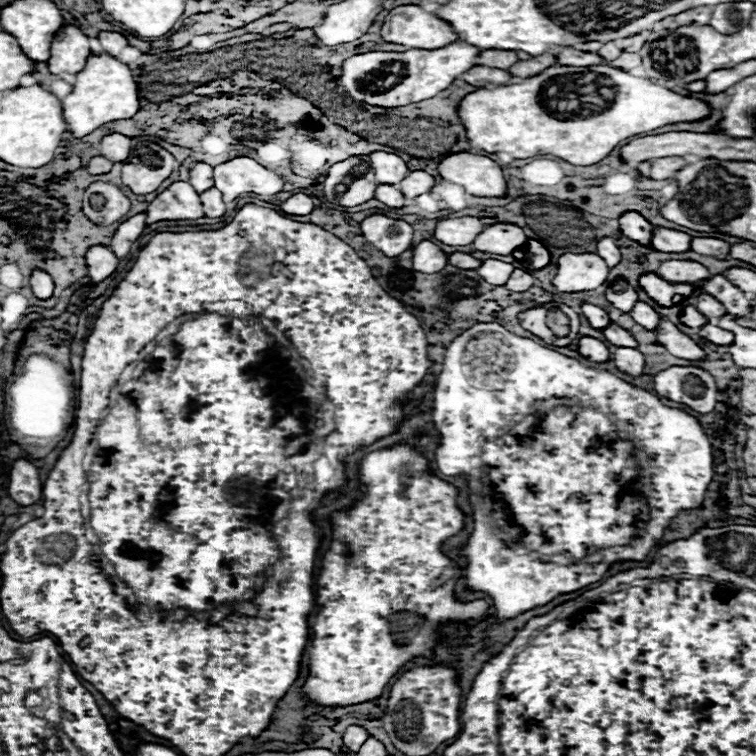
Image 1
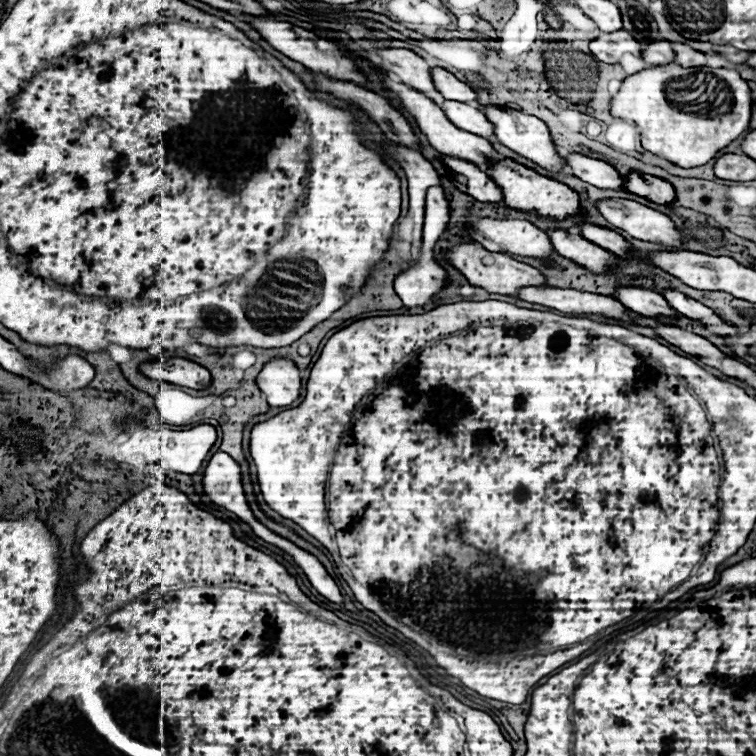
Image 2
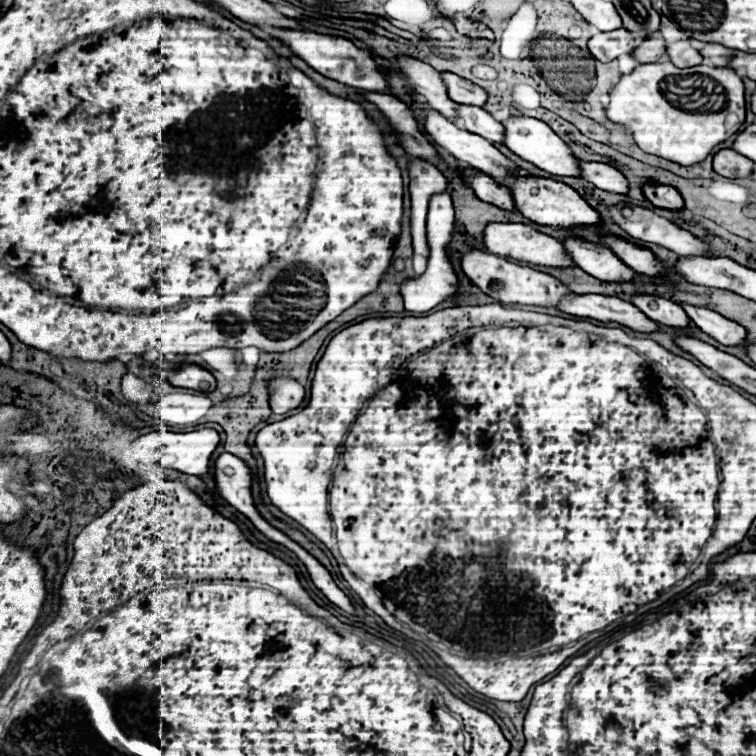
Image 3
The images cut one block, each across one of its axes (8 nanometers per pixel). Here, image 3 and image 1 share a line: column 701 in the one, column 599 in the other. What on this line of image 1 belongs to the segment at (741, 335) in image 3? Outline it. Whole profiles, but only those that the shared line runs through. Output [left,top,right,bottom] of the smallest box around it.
[580,304,610,330]

